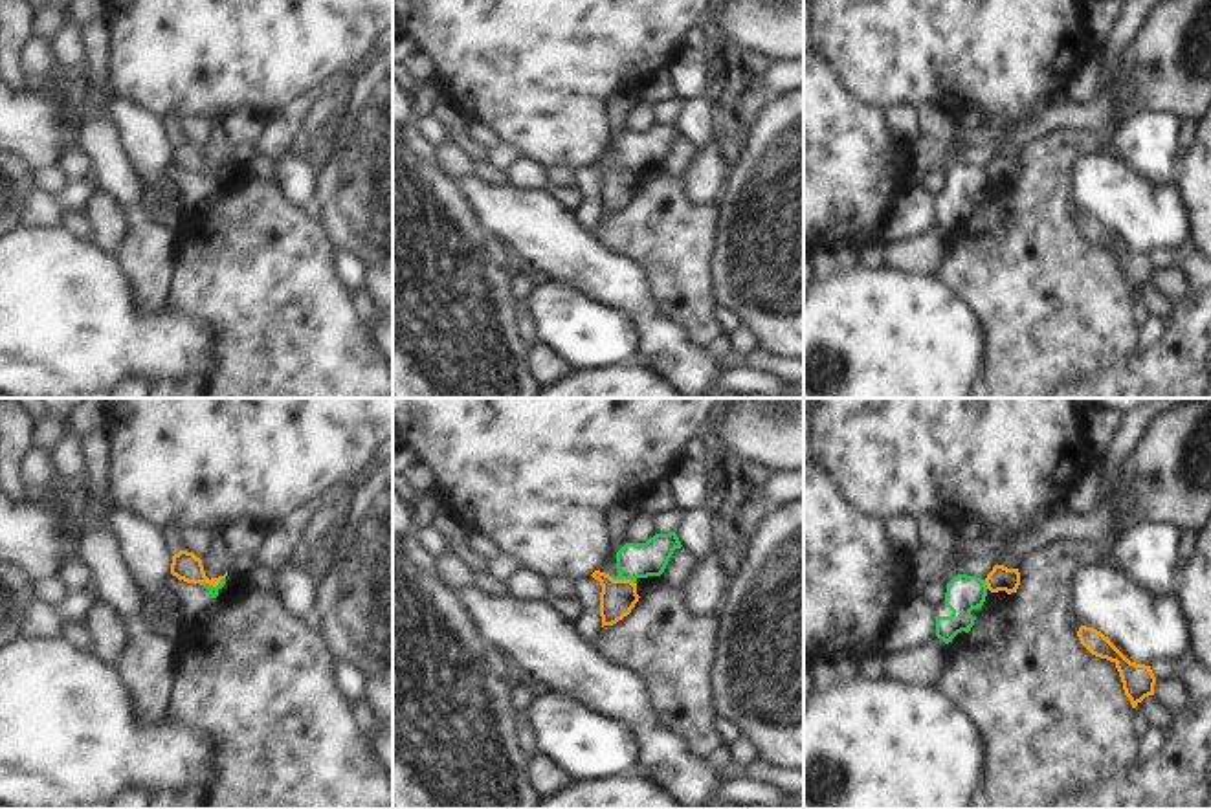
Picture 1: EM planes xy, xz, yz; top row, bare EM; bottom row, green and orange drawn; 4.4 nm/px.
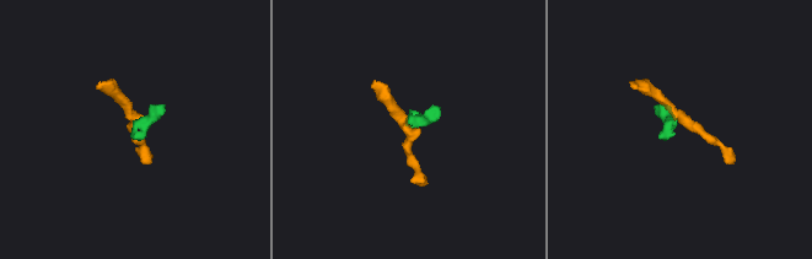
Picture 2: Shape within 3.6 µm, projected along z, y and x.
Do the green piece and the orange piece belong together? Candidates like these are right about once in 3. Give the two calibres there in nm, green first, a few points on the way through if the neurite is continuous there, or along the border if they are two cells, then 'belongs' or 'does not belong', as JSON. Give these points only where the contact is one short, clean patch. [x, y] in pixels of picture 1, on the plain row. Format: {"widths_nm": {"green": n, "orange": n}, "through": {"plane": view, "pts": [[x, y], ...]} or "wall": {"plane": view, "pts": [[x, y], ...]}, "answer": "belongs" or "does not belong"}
{"widths_nm": {"green": 160, "orange": 160}, "wall": {"plane": "xz", "pts": [[610, 166], [635, 173]]}, "answer": "does not belong"}

